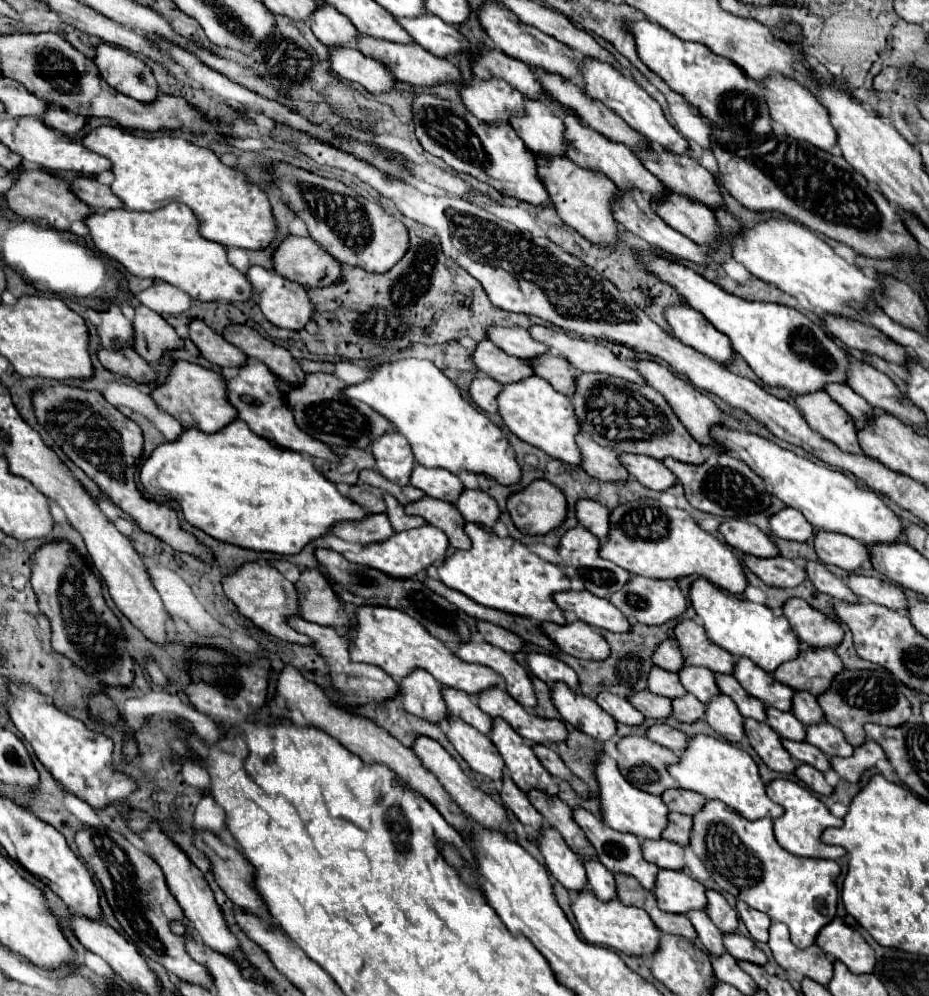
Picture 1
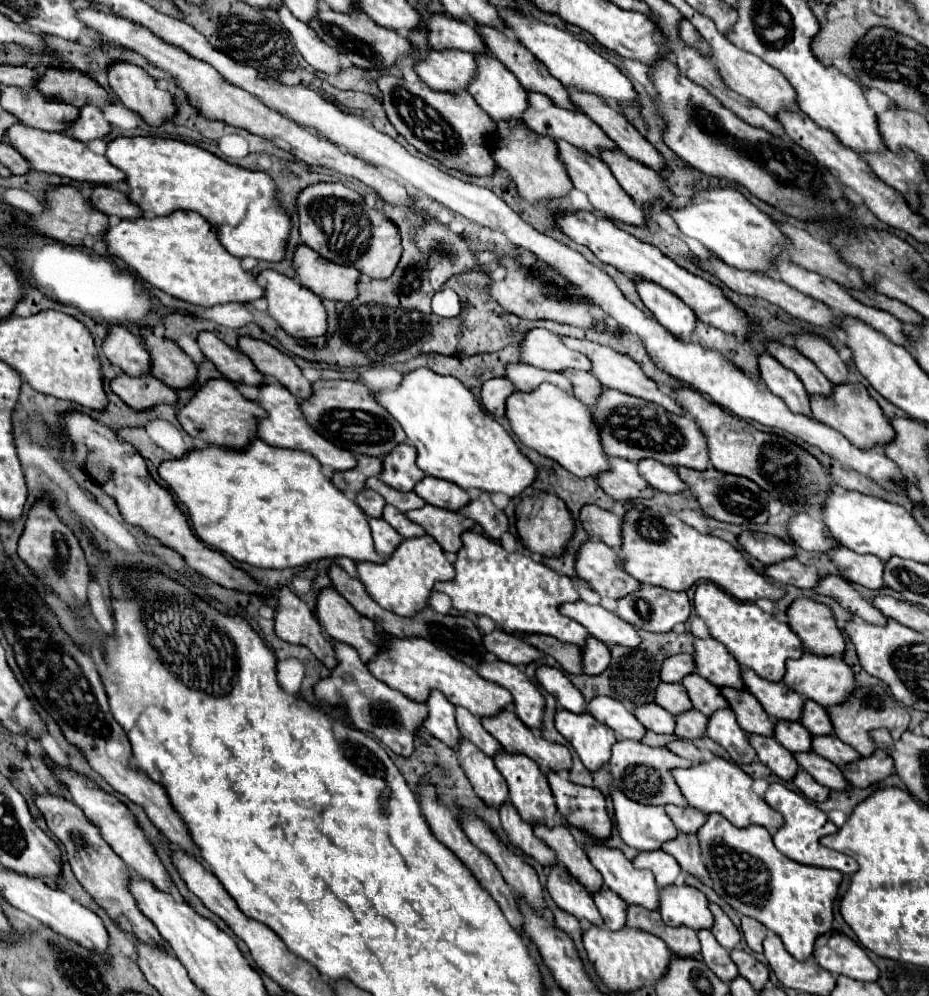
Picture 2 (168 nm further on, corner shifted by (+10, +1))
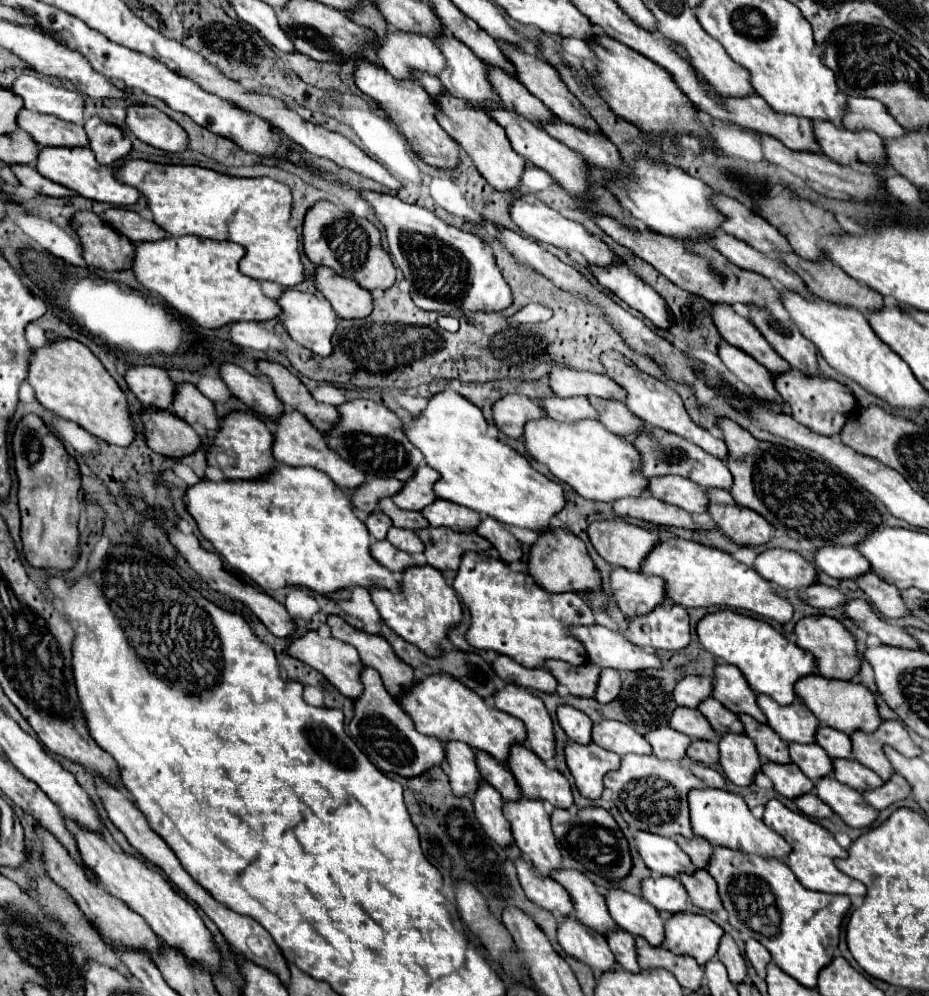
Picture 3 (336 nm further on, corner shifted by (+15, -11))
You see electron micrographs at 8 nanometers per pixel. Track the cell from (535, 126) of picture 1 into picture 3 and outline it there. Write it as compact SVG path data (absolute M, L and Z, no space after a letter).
M442 32L436 38L436 44L440 44L440 52L444 52L444 58L448 60L448 68L444 68L438 78L452 96L466 98L476 108L480 108L484 100L498 100L498 94L488 82L486 64L476 58L464 42Z

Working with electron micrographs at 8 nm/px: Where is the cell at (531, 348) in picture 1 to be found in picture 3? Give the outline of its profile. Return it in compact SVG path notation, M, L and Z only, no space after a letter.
M564 364L552 366L548 384L552 386L554 394L560 398L598 396L598 398L624 402L624 396L626 396L624 388L620 388L620 384L616 384L612 378L604 374L594 374L594 372L578 372Z

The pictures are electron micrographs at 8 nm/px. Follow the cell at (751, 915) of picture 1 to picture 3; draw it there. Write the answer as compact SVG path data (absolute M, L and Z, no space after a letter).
M750 938L750 940L746 942L746 956L748 956L750 964L754 966L756 974L758 974L760 978L766 978L766 966L772 962L770 952L768 952L758 940L752 940L752 938Z

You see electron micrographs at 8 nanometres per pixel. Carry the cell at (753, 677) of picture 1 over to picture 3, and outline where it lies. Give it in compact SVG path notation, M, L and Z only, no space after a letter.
M758 696L758 704L768 718L768 726L786 742L814 744L820 720L810 712L804 702L780 706L768 696Z

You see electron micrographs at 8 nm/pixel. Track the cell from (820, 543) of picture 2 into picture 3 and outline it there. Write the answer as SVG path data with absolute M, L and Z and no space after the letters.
M826 546L818 550L816 566L838 580L856 580L858 576L870 572L868 560L864 560L864 556L860 556L860 552L852 546Z

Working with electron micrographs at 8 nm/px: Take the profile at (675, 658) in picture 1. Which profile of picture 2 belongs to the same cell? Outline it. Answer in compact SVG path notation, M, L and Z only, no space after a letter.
M677 654L665 660L661 664L661 680L663 682L681 682L683 676L691 674L695 670L693 666L693 656L691 654Z

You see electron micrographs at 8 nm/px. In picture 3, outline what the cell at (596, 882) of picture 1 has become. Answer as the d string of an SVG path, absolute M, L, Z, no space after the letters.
M622 930L608 932L606 940L608 940L612 954L616 956L616 962L626 972L632 972L632 974L640 972L640 966L638 966L638 960L636 960L636 944L634 944L634 938L628 936L628 932L622 932Z

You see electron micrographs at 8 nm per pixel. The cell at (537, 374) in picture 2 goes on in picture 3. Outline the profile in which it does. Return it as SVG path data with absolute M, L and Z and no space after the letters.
M550 396L550 398L542 398L540 404L546 410L546 414L554 420L562 420L562 422L576 422L586 418L598 420L596 408L584 396L576 396L576 398Z

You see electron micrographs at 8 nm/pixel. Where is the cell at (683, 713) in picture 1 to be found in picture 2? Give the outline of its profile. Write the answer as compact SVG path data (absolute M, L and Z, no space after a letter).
M691 708L691 712L681 712L681 716L675 716L675 734L685 740L693 740L705 734L707 728L707 716Z

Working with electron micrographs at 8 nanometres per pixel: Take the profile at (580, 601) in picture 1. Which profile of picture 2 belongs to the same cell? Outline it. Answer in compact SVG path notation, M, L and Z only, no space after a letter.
M577 600L569 604L561 604L561 614L583 624L587 632L593 638L601 640L603 644L621 644L621 646L637 648L641 642L637 630L631 624L621 620L617 614L605 610L603 606L591 606L583 600Z

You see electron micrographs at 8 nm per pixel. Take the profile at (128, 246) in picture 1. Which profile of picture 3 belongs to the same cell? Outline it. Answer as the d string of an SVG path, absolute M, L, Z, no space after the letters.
M170 236L136 246L132 270L142 286L158 292L164 302L168 302L180 314L192 318L202 328L218 330L232 322L266 322L280 316L282 308L276 300L262 292L260 282L240 272L238 262L242 258L244 248L234 242L216 242L198 236Z

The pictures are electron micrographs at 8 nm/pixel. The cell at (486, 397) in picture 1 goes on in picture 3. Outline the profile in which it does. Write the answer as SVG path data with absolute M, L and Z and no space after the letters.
M508 394L500 398L492 410L496 426L510 438L522 438L524 422L546 418L544 408L540 408L536 400L520 394Z

